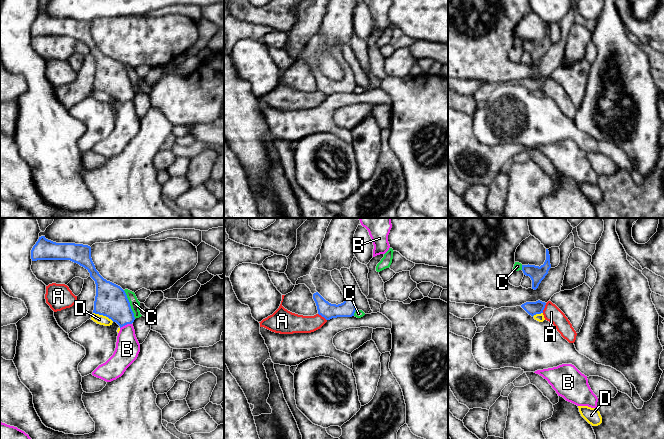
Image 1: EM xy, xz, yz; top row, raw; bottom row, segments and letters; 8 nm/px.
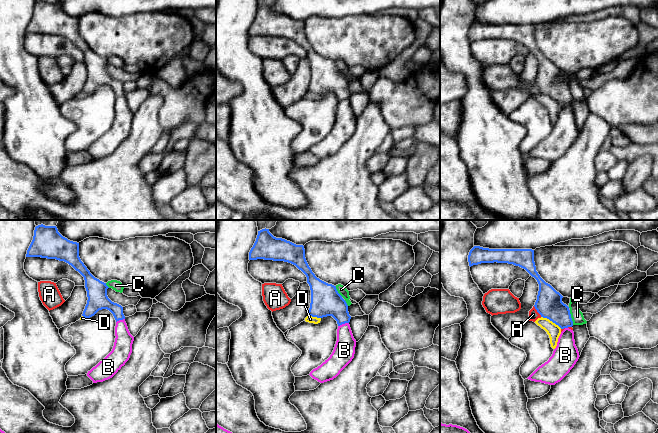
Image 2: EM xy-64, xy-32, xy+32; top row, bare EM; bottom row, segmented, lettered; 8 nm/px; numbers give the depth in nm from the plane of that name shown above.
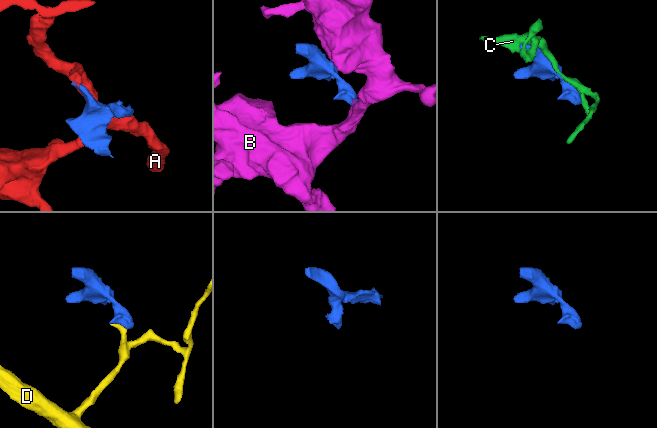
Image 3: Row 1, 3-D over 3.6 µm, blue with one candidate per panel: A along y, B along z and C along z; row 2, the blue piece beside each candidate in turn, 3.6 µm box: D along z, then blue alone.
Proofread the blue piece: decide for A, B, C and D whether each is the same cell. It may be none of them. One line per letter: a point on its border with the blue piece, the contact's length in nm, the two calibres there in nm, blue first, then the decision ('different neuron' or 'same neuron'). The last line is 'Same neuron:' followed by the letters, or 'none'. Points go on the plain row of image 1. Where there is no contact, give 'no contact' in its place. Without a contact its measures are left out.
A: yz (544, 83) | 90 nm | 110/140 nm | different neuron
B: xy (125, 100) | 100 nm | 260/190 nm | different neuron
C: xy (129, 80) | 260 nm | 260/80 nm | same neuron
D: xy (103, 91) | 180 nm | 260/80 nm | different neuron
Same neuron: C

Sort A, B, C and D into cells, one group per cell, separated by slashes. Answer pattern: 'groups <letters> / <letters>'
groups A / B / C / D

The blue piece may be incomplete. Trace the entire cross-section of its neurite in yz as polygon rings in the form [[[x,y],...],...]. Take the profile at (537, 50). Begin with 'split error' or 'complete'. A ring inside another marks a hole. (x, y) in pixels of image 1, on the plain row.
split error | [[[546,25],[546,36],[543,41],[522,41],[519,38],[515,38],[513,47],[522,46],[524,51],[529,52],[532,56],[532,65],[536,66],[541,59],[541,57],[548,50],[549,45],[551,44],[550,40],[550,31],[548,25]]]

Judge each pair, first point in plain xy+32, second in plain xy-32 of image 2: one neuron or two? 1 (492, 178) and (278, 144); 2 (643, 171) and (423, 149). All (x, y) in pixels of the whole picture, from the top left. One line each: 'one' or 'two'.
1: one
2: one

